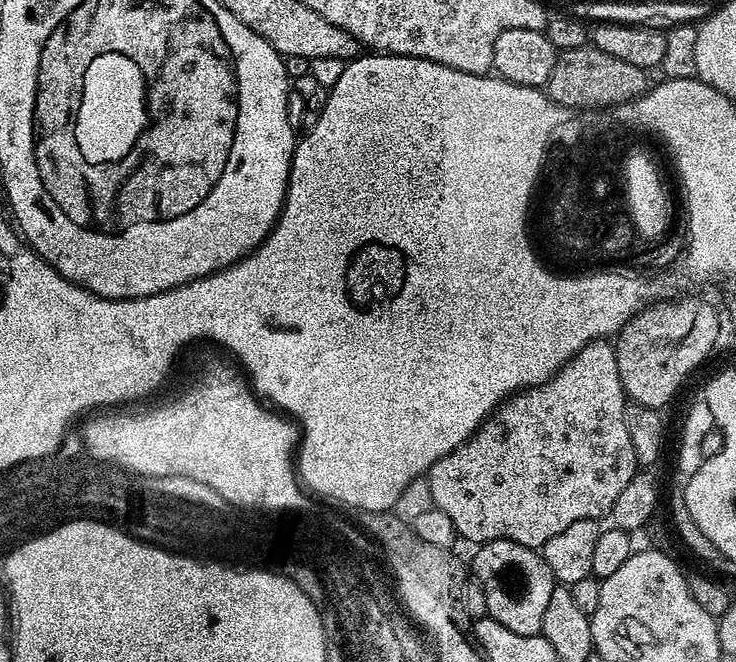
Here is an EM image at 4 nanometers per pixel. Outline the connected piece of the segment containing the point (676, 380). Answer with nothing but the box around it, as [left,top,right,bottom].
[614,300,720,410]

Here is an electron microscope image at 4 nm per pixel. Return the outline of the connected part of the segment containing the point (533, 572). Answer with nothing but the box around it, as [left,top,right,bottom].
[470,540,558,635]

